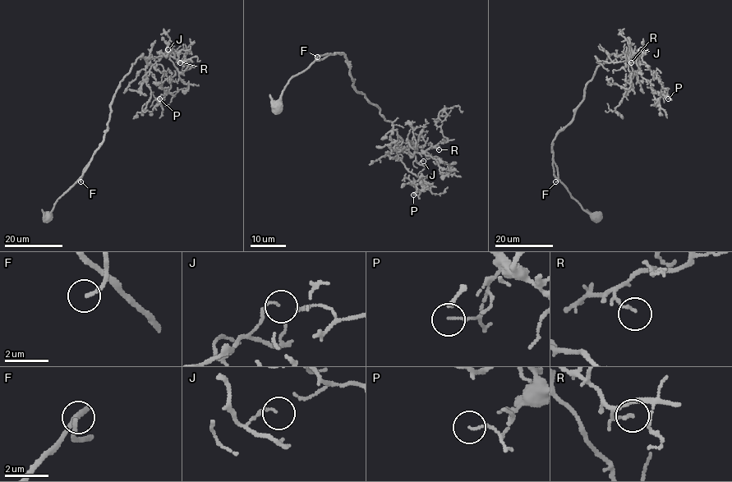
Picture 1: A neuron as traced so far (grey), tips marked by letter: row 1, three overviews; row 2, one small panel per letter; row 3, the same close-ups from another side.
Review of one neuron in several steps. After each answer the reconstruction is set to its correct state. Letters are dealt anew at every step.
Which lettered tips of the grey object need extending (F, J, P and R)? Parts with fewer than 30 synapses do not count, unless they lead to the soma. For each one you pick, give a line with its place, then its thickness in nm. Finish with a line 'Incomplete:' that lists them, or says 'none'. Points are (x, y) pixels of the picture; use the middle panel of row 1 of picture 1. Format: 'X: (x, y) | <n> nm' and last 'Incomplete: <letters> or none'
F: (317, 57) | 160 nm
Incomplete: F

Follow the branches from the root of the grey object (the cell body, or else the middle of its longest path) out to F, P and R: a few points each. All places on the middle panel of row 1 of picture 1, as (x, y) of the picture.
F: (277, 106), (280, 105), (280, 94), (287, 83), (303, 71), (317, 57)
P: (277, 106), (293, 76), (320, 55), (342, 53), (353, 88), (393, 124), (398, 158), (427, 185), (413, 195)
R: (277, 106), (293, 76), (320, 55), (342, 53), (353, 88), (393, 124), (390, 138), (411, 157), (439, 149)

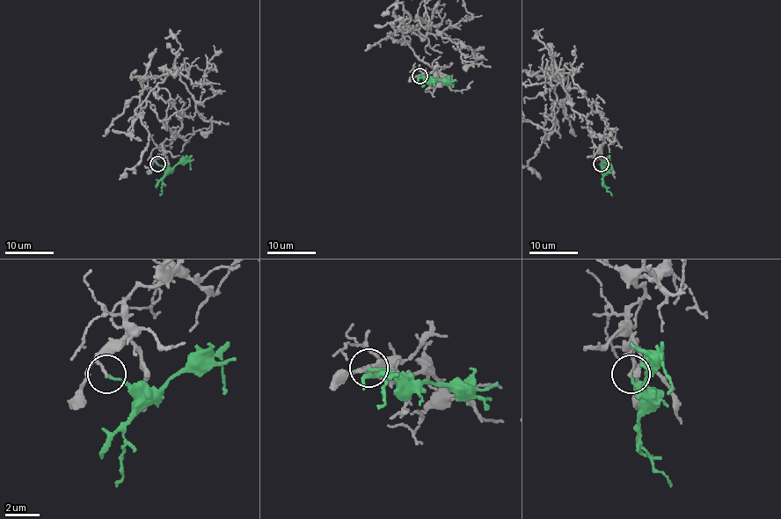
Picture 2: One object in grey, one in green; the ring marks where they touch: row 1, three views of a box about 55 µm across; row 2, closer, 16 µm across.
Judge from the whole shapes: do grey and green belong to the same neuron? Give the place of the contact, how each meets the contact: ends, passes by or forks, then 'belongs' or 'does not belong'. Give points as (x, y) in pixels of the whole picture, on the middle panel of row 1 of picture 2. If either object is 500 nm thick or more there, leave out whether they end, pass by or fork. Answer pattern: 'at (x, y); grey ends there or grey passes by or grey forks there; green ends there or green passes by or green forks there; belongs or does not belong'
at (419, 76); grey passes by; green ends there; does not belong

